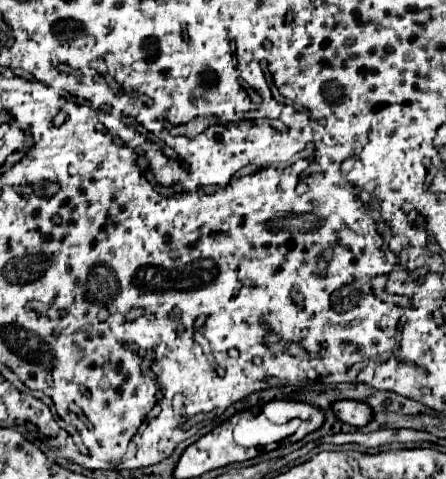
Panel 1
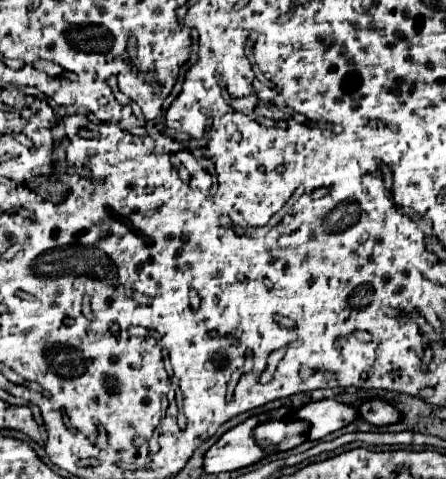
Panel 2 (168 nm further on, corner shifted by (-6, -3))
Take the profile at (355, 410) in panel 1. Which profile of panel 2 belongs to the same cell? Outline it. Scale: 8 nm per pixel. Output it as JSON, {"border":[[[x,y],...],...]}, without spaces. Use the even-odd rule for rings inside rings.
{"border":[[[372,399],[360,405],[360,415],[372,425],[390,425],[402,419],[402,413],[388,401]]]}

